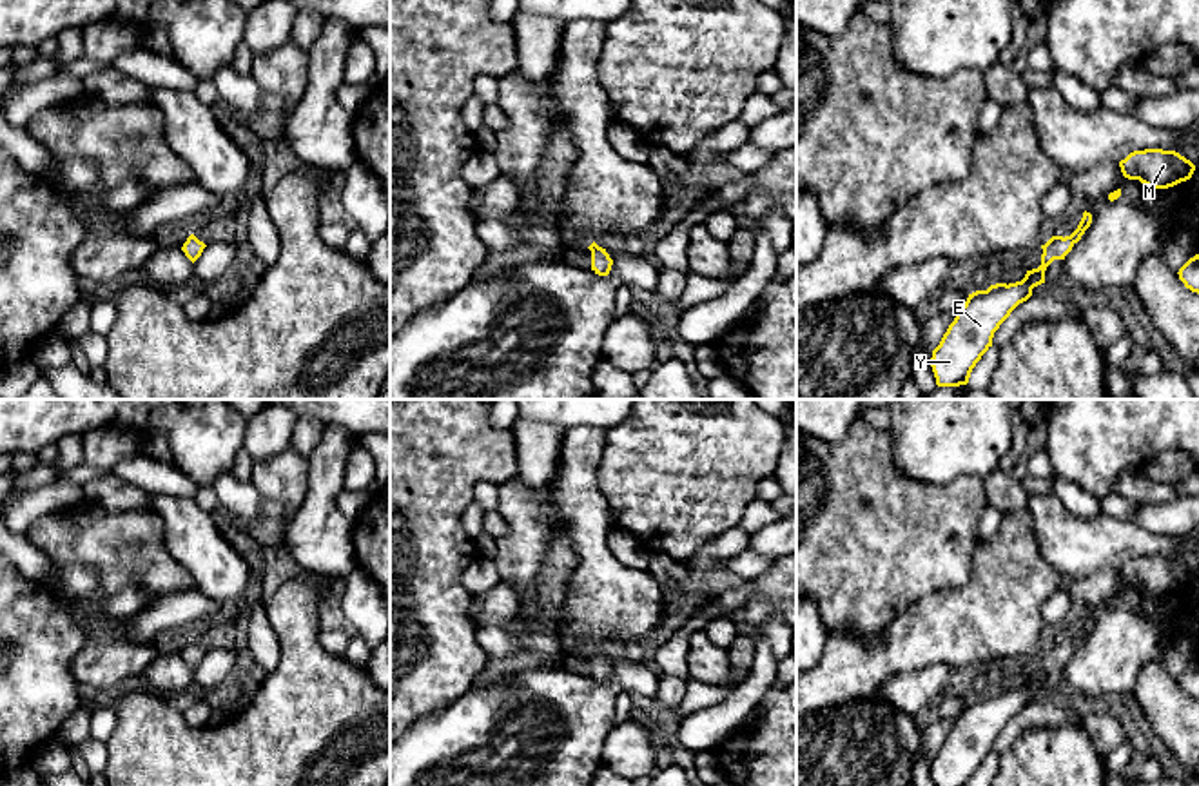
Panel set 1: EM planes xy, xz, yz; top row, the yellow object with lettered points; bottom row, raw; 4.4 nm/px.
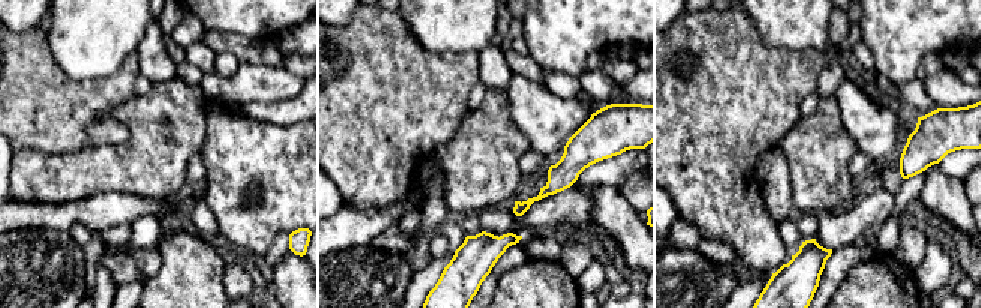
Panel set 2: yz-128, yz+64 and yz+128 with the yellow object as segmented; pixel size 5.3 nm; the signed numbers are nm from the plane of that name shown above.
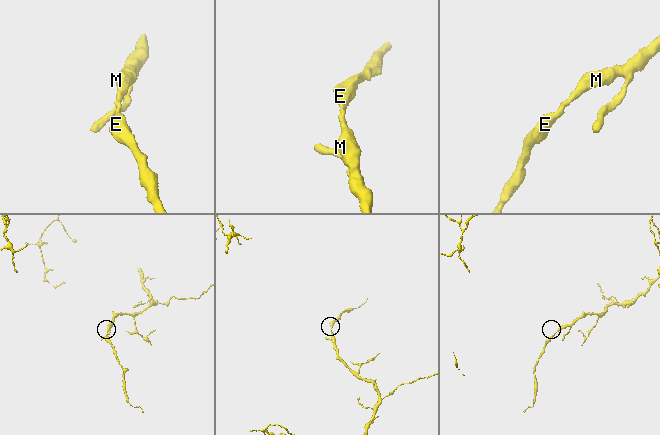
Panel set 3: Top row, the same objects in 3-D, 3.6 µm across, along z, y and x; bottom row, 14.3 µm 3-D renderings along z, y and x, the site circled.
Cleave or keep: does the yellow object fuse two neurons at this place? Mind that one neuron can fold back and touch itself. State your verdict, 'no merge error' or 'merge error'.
merge error

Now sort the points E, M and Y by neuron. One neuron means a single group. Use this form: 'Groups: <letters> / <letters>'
Groups: E Y / M

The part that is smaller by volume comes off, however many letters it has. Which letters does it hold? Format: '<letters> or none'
E, Y

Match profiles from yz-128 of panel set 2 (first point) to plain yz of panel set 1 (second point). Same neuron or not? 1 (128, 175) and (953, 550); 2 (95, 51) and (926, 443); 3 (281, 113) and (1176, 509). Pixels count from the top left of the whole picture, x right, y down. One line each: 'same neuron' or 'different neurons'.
1: different neurons
2: same neuron
3: different neurons

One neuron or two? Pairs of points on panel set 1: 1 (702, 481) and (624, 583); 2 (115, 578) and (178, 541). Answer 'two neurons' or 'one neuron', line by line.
1: two neurons
2: two neurons

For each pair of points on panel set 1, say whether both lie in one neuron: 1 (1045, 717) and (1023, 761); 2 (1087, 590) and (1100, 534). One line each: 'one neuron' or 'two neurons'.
1: two neurons
2: two neurons

